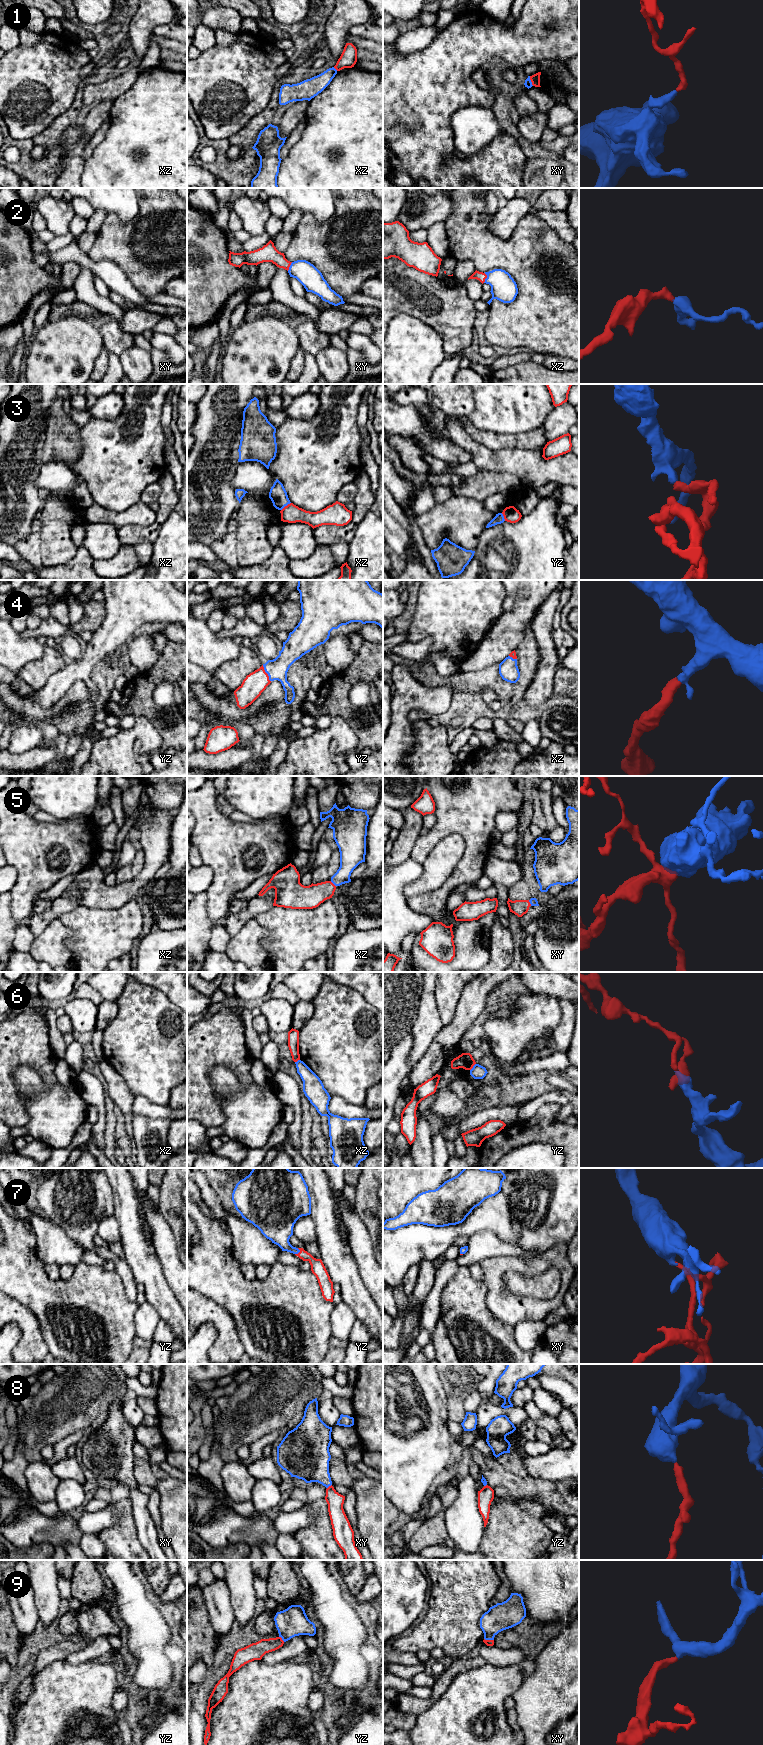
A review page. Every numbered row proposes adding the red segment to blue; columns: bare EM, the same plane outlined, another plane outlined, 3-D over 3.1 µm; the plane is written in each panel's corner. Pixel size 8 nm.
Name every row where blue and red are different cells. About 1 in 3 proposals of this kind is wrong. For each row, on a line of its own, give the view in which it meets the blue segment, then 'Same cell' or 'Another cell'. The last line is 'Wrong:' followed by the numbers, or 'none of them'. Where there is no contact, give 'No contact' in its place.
1: Touches blue in xy. Another cell
2: Touches blue in xz. Same cell
3: Touches blue in xz. Another cell
4: Touches blue in yz. Same cell
5: Touches blue in xy. Same cell
6: Touches blue in yz. Another cell
7: Touches blue in yz. Same cell
8: Touches blue in xy. Same cell
9: Touches blue in yz. Same cell
Wrong: 1, 3, 6

